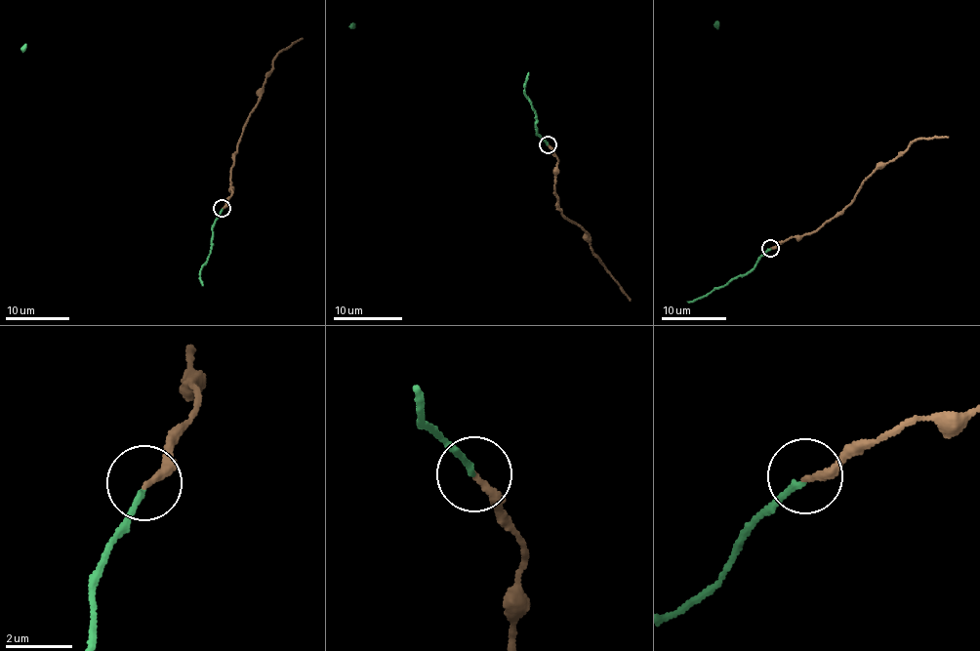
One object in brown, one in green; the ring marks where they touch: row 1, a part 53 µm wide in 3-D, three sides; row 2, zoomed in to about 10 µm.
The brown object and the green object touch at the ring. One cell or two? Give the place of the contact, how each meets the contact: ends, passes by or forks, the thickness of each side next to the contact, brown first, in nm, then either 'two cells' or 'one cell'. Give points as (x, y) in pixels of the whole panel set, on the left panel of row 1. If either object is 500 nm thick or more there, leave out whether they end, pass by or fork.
place (222, 208); brown ends; green ends; calibres 200 and 160 nm; one cell

